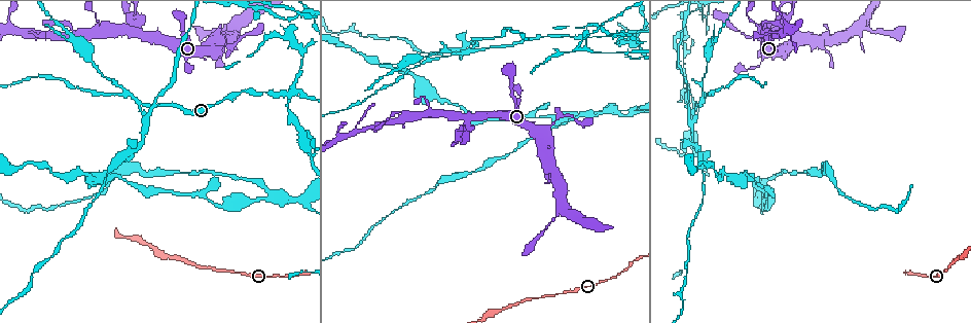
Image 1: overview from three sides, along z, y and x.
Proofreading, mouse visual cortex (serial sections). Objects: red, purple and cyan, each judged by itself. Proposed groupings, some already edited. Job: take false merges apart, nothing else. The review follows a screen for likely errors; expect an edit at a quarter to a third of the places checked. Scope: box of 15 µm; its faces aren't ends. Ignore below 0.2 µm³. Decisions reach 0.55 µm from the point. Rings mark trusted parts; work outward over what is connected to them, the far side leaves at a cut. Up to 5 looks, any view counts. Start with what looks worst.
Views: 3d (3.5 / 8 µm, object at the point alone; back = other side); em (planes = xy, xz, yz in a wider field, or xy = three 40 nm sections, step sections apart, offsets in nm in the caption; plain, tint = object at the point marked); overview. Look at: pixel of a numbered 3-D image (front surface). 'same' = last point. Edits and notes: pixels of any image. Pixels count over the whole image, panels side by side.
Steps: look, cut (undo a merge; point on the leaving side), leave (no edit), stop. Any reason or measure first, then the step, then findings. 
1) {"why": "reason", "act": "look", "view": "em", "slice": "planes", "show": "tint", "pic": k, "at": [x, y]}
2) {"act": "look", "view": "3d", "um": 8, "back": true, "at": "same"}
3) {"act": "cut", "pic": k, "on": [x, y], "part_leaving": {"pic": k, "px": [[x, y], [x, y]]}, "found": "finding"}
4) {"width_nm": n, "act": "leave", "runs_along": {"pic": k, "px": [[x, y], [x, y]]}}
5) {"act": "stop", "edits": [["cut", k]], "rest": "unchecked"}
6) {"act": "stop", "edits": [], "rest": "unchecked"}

{"why": "narrows sharply", "act": "look", "view": "3d", "um": 3.5, "pic": 1, "at": [268, 91]}

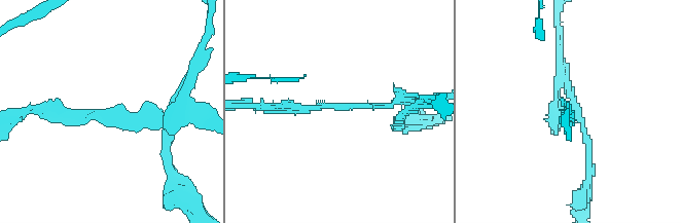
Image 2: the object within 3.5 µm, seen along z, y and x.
{"act": "look", "view": "em", "slice": "xy", "step": 1, "show": "tint", "pic": 2, "at": [325, 108]}

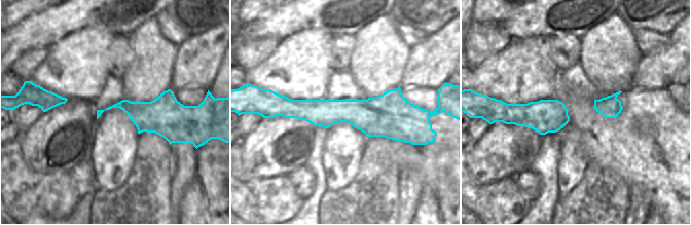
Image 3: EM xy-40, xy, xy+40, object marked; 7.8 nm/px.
{"act": "leave", "found": "all the same cell"}

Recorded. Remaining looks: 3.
{"why": "a narrow waist", "act": "look", "view": "3d", "um": 3.5, "pic": 1, "at": [788, 31]}

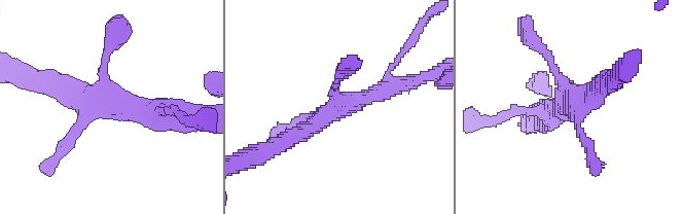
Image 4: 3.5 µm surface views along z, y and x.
{"arms": 4, "arm_widths_nm": [100, 150, 250, 250], "why": "need the tissue", "act": "look", "view": "em", "slice": "xy", "step": 2, "show": "tint", "pic": 4, "at": [566, 105]}

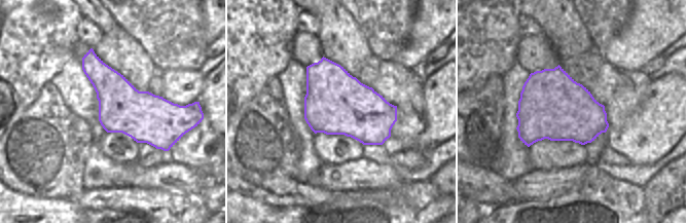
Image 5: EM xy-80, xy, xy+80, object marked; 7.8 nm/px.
{"why": "cut it another way", "act": "look", "view": "em", "slice": "planes", "show": "tint", "at": "same"}

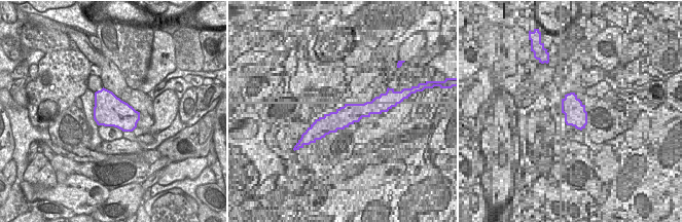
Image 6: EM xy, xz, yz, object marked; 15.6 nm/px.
{"act": "leave", "runs_along": {"pic": 4, "px": [[414, 80], [351, 101], [293, 135]]}, "found": "one cell here"}

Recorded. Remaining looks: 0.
{"act": "stop", "edits": [], "rest": "unchecked"}

